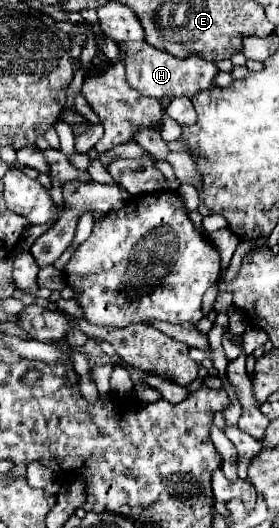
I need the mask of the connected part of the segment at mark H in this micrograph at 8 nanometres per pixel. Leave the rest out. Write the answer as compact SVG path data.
M123 43L123 51L127 53L127 77L129 85L137 89L141 95L149 95L155 99L175 99L175 97L193 97L195 93L215 87L215 77L219 69L213 61L205 61L199 55L189 55L185 59L173 57L167 51L159 51L149 43Z

